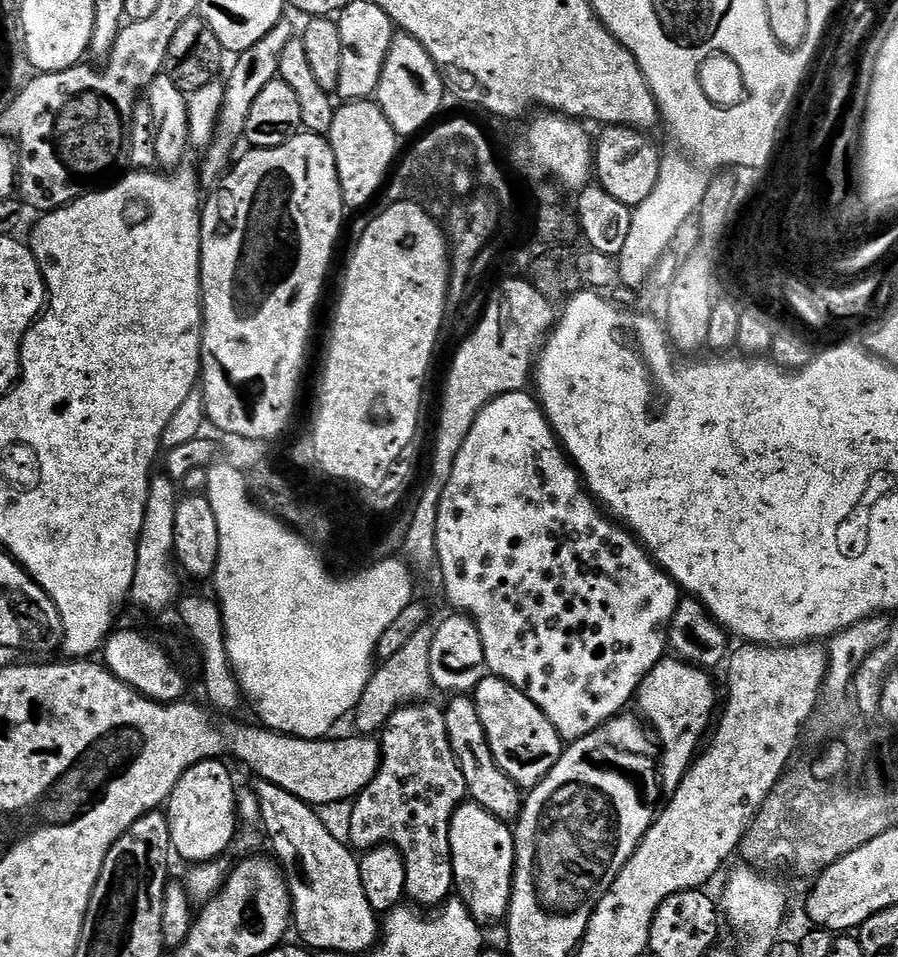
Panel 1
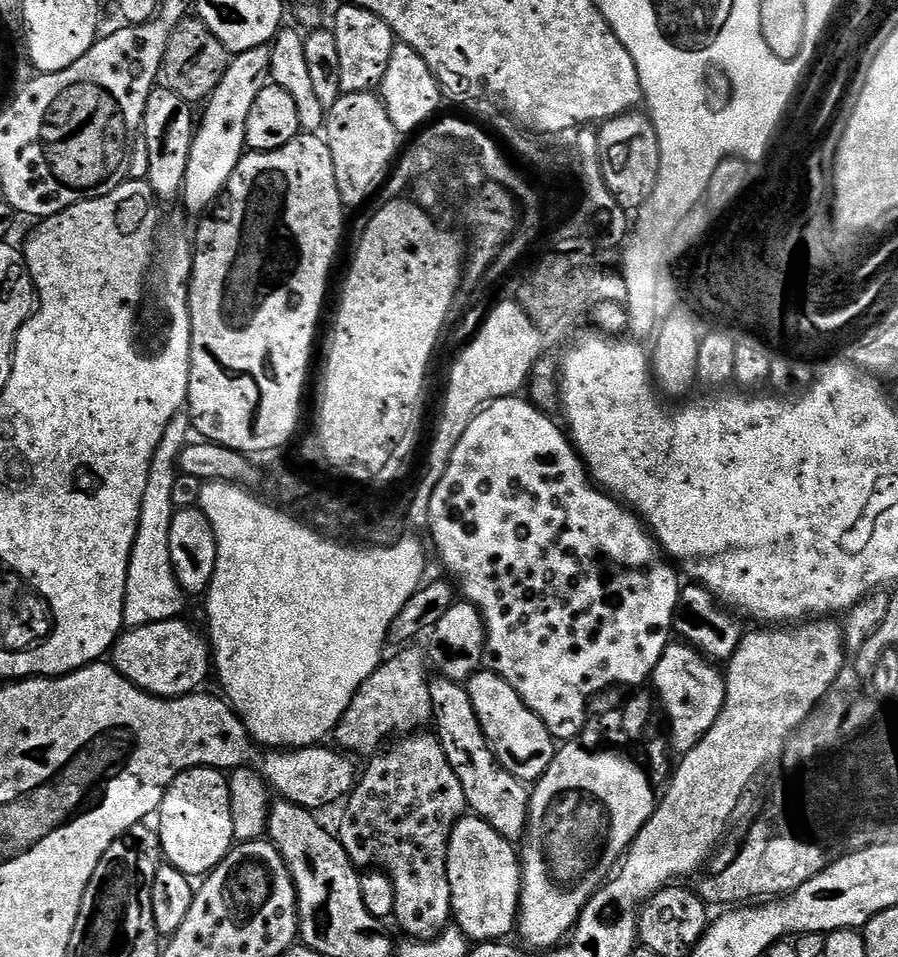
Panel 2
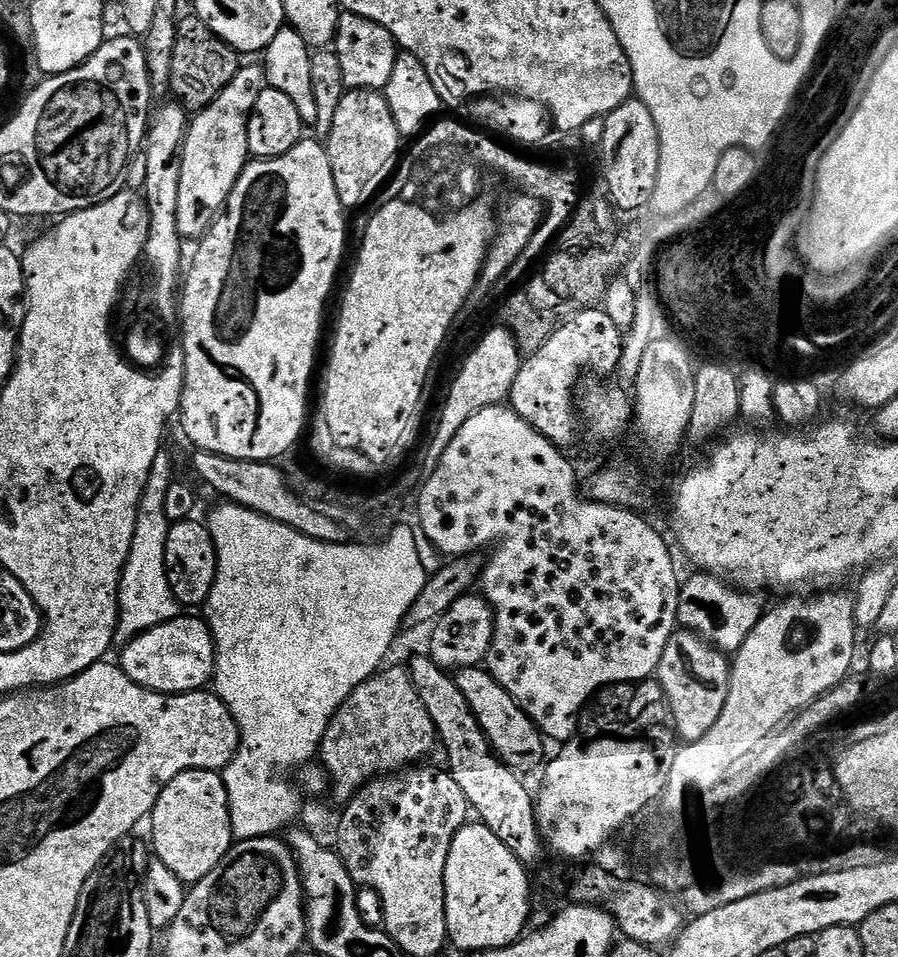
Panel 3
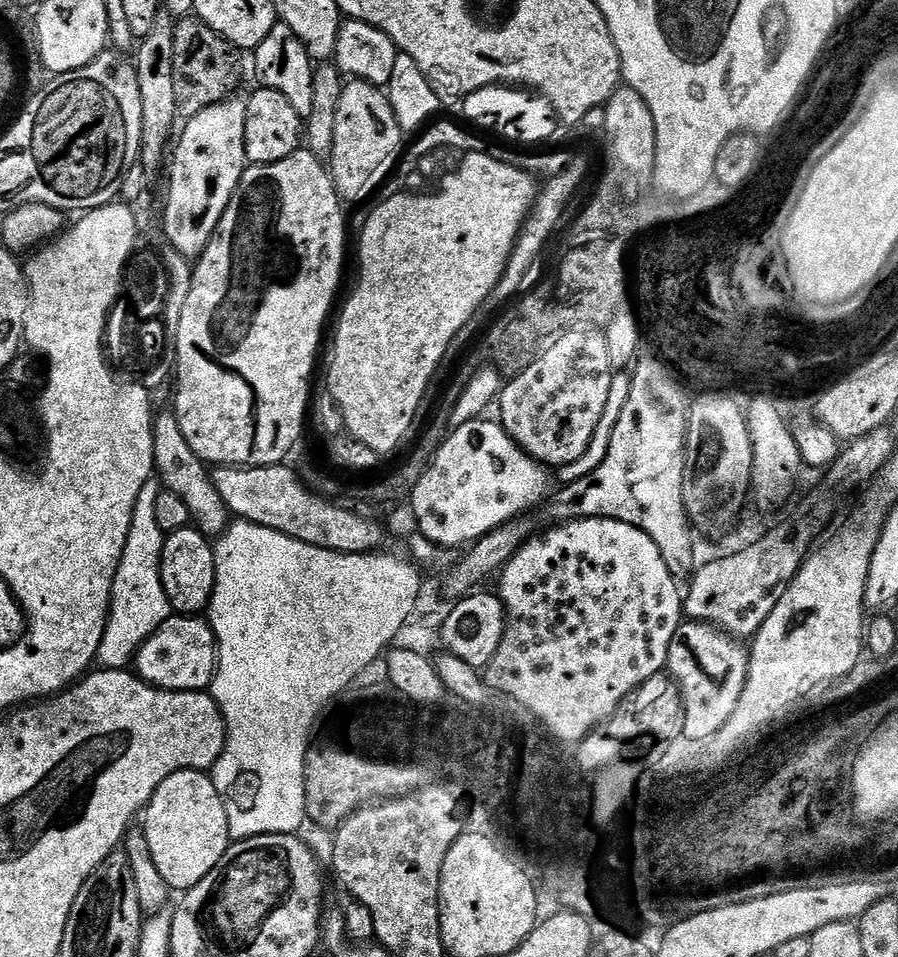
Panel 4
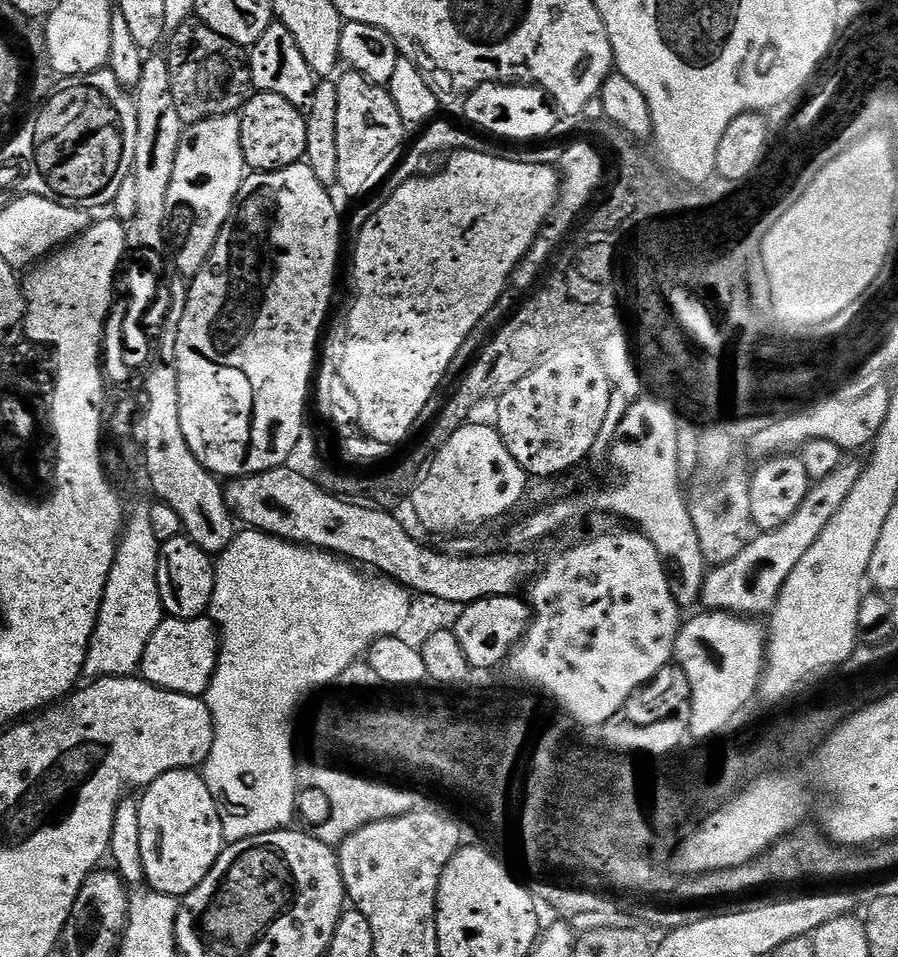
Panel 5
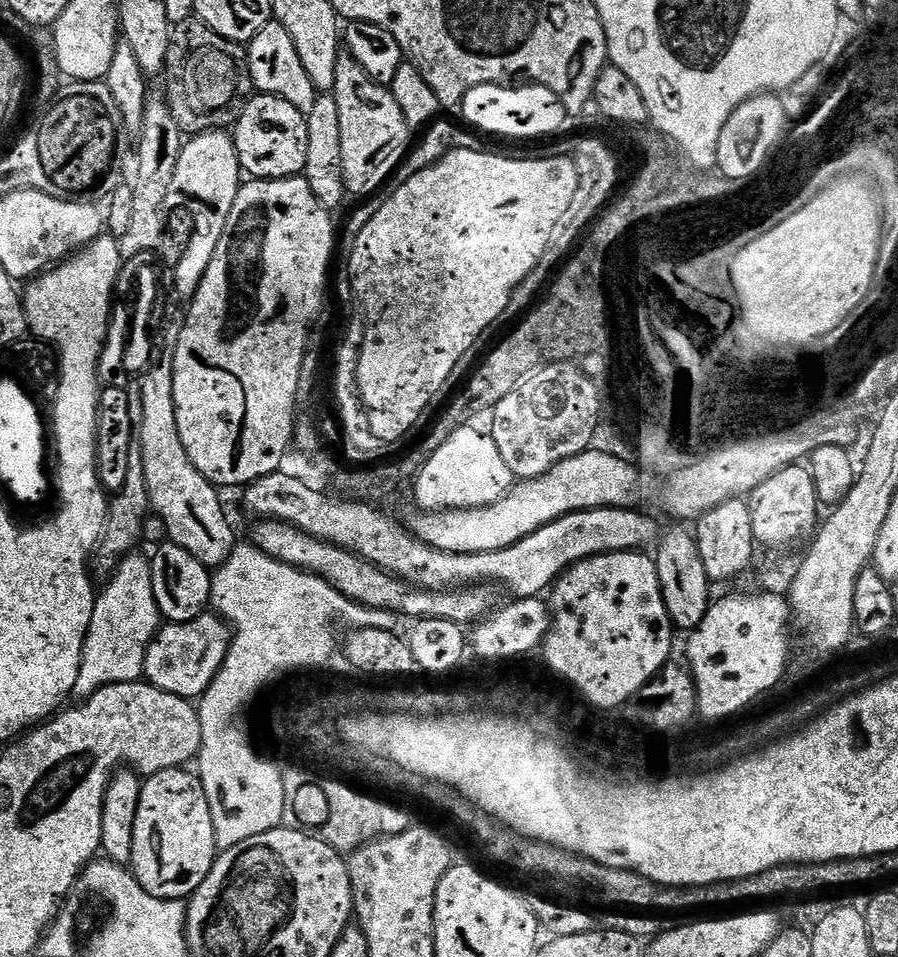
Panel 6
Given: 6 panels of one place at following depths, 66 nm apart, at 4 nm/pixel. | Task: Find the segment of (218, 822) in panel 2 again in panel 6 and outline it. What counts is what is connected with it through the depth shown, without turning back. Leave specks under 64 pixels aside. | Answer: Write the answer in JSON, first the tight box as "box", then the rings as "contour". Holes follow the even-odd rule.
{"box":[130,767,218,901],"contour":[[[178,767],[151,773],[143,781],[138,818],[134,818],[134,850],[130,871],[149,894],[163,900],[187,901],[198,886],[202,886],[218,855],[214,818],[210,814],[210,802],[206,802],[206,790],[195,771],[184,771],[188,770]]]}

